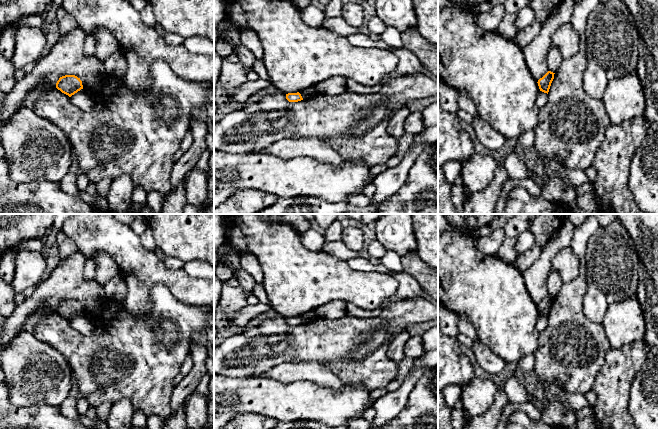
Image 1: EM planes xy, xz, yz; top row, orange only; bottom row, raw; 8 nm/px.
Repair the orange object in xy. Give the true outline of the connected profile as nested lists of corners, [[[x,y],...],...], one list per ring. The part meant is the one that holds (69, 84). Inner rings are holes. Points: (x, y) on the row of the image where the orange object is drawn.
[[[65,75],[59,78],[56,88],[71,97],[83,89],[82,81],[75,75]]]

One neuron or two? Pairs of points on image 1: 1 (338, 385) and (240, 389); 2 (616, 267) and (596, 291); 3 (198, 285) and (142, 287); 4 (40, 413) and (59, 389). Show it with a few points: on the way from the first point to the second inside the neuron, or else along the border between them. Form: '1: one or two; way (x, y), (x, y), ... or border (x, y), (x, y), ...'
1: two; border (300, 380), (335, 390), (346, 385)
2: one; way (612, 273), (602, 285)
3: one; way (184, 285), (171, 278), (156, 278)
4: two; border (58, 406), (30, 405), (24, 407)

